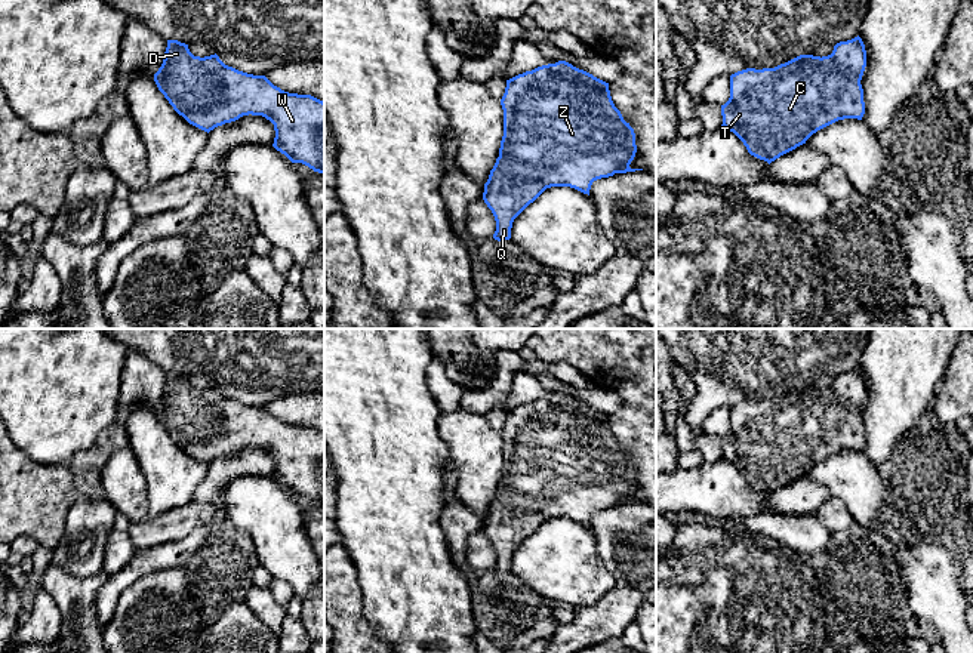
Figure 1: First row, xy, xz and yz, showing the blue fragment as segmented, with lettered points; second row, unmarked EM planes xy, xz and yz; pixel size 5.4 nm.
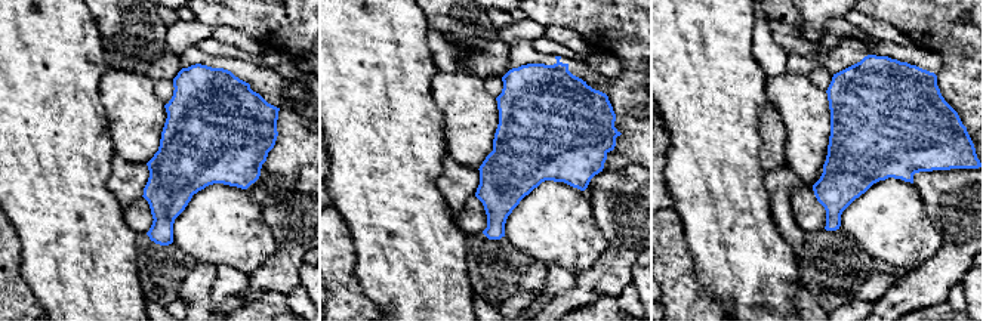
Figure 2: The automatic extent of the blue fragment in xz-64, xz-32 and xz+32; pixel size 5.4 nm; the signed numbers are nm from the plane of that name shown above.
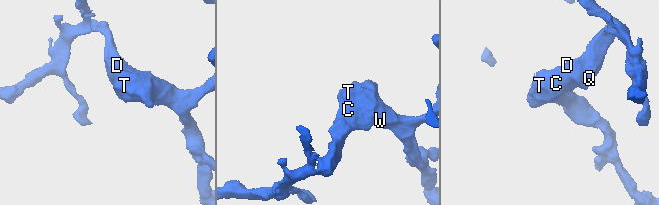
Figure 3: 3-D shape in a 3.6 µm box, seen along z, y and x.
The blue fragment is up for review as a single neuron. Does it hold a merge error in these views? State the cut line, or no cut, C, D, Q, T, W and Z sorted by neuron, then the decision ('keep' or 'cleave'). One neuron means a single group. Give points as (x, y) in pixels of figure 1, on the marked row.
cut none; groups C D Q T W Z; keep

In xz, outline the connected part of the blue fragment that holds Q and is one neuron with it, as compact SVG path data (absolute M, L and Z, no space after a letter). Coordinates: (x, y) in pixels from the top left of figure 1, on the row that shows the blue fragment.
M566 61L542 65L506 80L501 105L504 110L504 136L499 157L490 170L483 192L483 200L496 221L493 238L498 241L511 238L514 219L546 188L570 187L589 195L591 185L597 179L643 170L629 167L637 153L635 133L615 107L609 83Z

